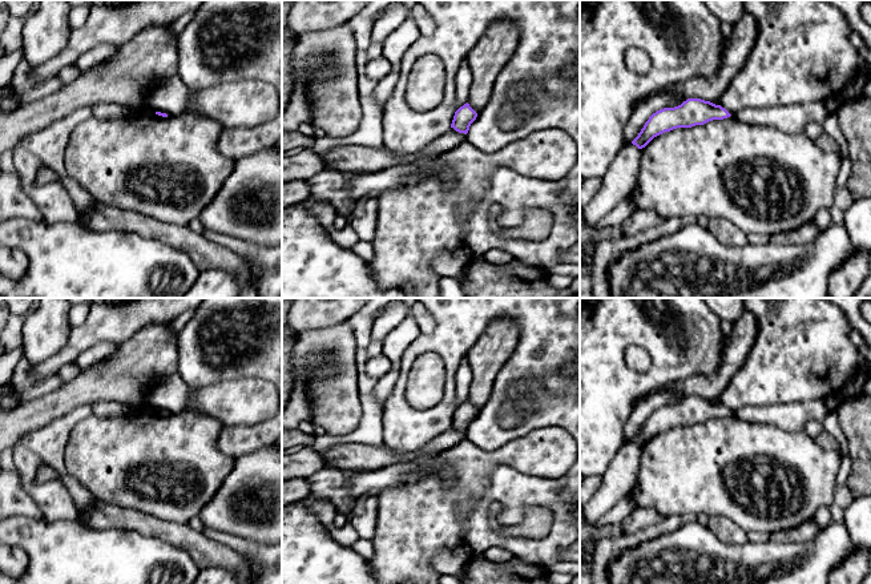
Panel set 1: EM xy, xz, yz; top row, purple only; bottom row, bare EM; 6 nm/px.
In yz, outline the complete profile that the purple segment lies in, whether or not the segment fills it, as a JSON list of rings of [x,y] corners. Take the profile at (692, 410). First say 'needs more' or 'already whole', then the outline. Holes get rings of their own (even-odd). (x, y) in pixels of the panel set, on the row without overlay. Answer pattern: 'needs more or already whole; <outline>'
already whole; [[[687,396],[678,404],[664,406],[653,411],[632,442],[642,447],[654,435],[665,430],[703,423],[709,419],[723,418],[730,414],[721,403],[701,396]]]

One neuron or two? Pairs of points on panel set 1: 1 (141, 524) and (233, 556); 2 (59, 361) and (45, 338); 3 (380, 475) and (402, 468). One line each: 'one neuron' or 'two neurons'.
1: one neuron
2: two neurons
3: one neuron

